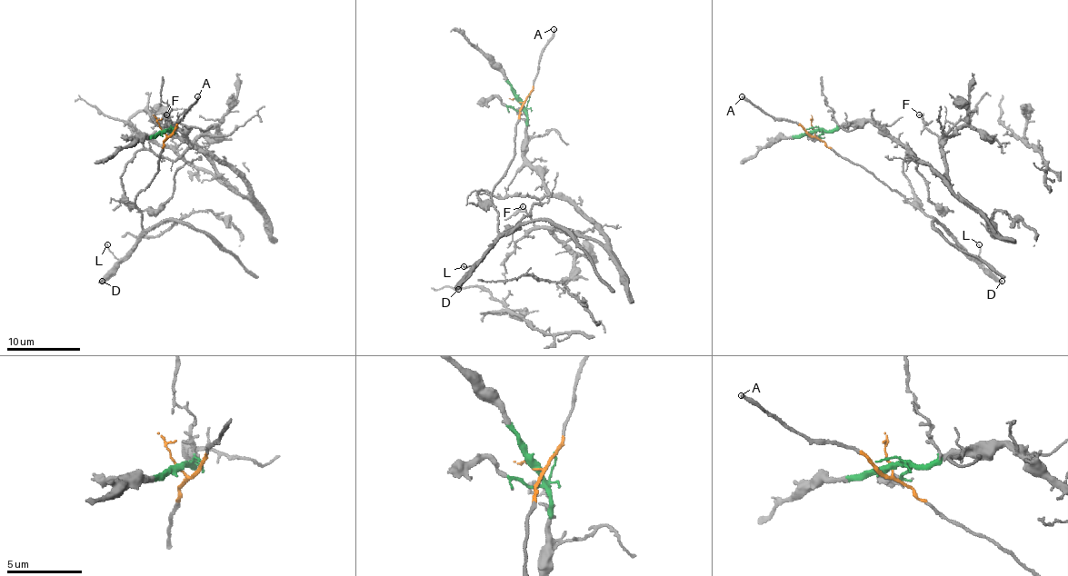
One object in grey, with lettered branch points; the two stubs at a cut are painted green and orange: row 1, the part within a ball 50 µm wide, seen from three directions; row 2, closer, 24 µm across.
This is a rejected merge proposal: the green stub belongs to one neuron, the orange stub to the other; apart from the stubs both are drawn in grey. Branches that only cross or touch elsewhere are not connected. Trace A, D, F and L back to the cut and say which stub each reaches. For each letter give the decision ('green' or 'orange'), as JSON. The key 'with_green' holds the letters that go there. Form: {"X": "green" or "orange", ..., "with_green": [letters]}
{"A": "orange", "D": "orange", "F": "green", "L": "orange", "with_green": ["F"]}

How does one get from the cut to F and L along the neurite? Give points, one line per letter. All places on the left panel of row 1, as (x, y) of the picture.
F: (163, 131), (171, 129), (169, 122), (194, 147), (220, 158), (249, 195), (161, 122), (166, 114)
L: (163, 131), (166, 138), (159, 156), (159, 169), (135, 197), (141, 215), (141, 239), (119, 259), (106, 244)

